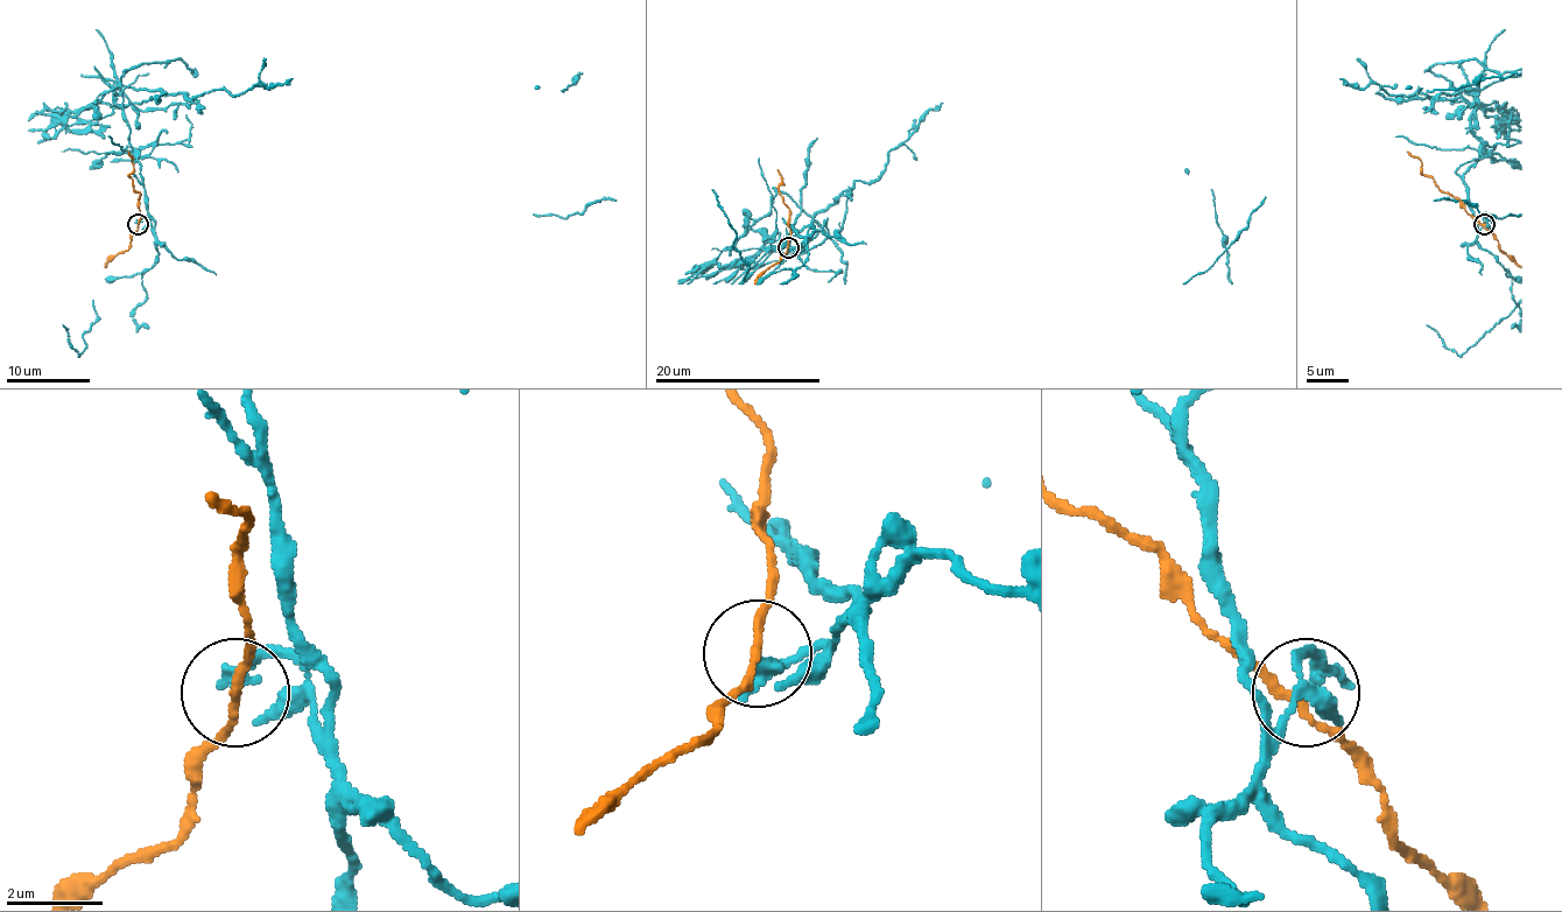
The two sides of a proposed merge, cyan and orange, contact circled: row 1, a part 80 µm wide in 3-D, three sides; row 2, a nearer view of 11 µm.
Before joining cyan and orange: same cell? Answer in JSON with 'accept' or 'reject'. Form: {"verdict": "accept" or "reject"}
{"verdict": "reject"}

